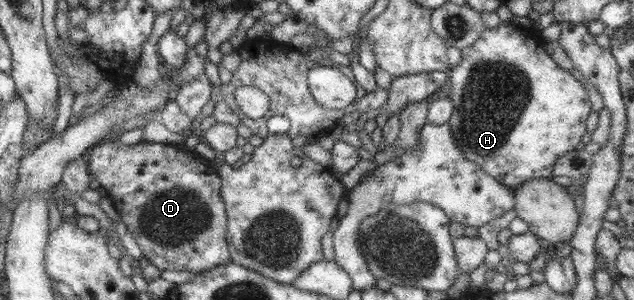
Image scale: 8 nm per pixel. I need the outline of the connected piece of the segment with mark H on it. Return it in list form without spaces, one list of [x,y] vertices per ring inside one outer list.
[[[499,23],[496,27],[485,28],[481,32],[481,35],[469,47],[461,49],[460,62],[450,67],[447,71],[450,84],[449,93],[451,93],[448,97],[453,104],[452,114],[447,123],[449,124],[449,129],[451,129],[451,135],[455,139],[455,143],[459,147],[459,151],[467,157],[467,161],[473,161],[473,163],[479,165],[495,181],[501,181],[503,185],[507,185],[507,187],[513,189],[517,185],[521,185],[523,181],[529,181],[529,179],[539,179],[541,177],[550,179],[552,177],[551,169],[553,169],[553,163],[557,161],[557,158],[575,149],[575,146],[581,143],[581,136],[586,133],[585,120],[587,119],[587,115],[592,111],[583,85],[579,83],[580,81],[576,81],[570,75],[569,71],[565,71],[555,64],[551,57],[544,51],[544,42],[538,29],[515,26],[509,23]]]

